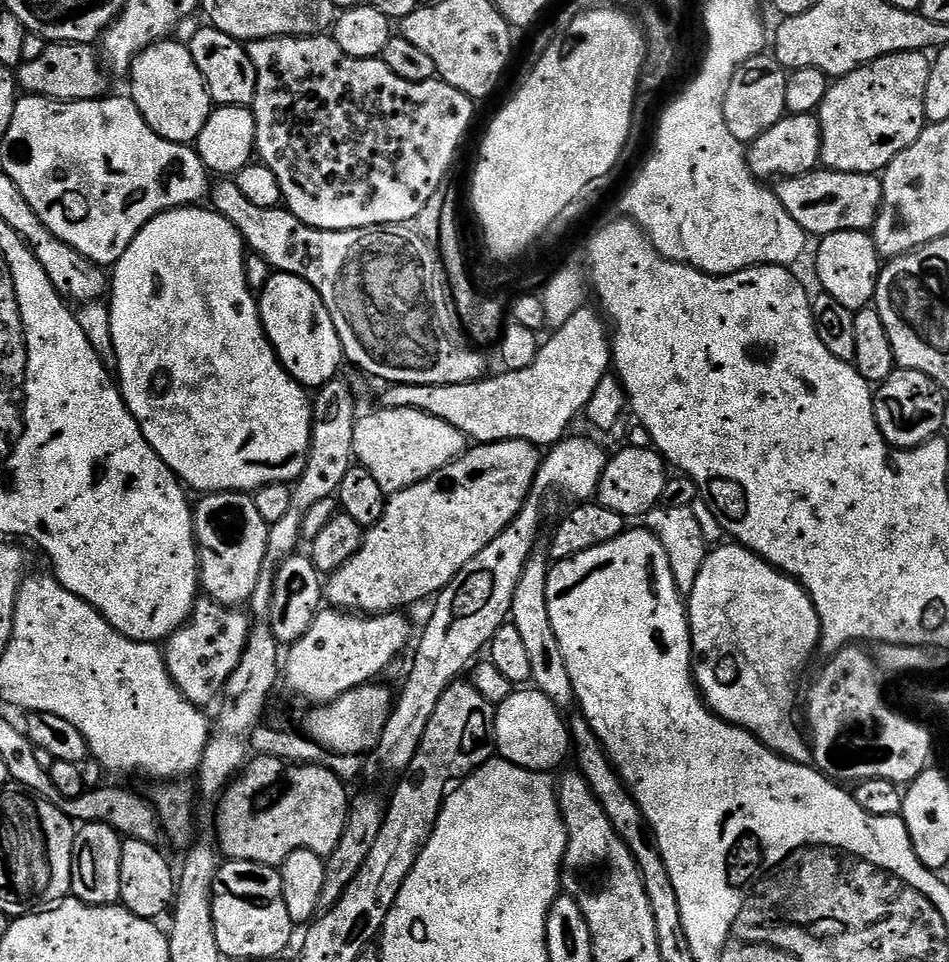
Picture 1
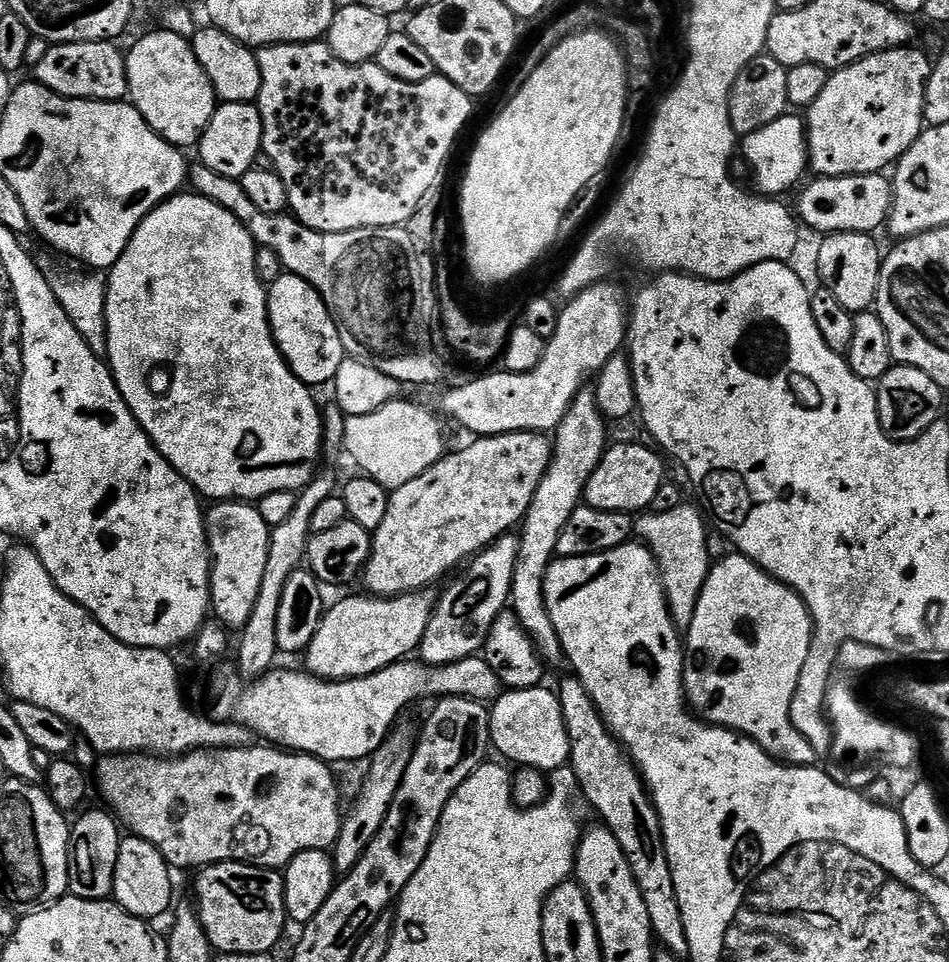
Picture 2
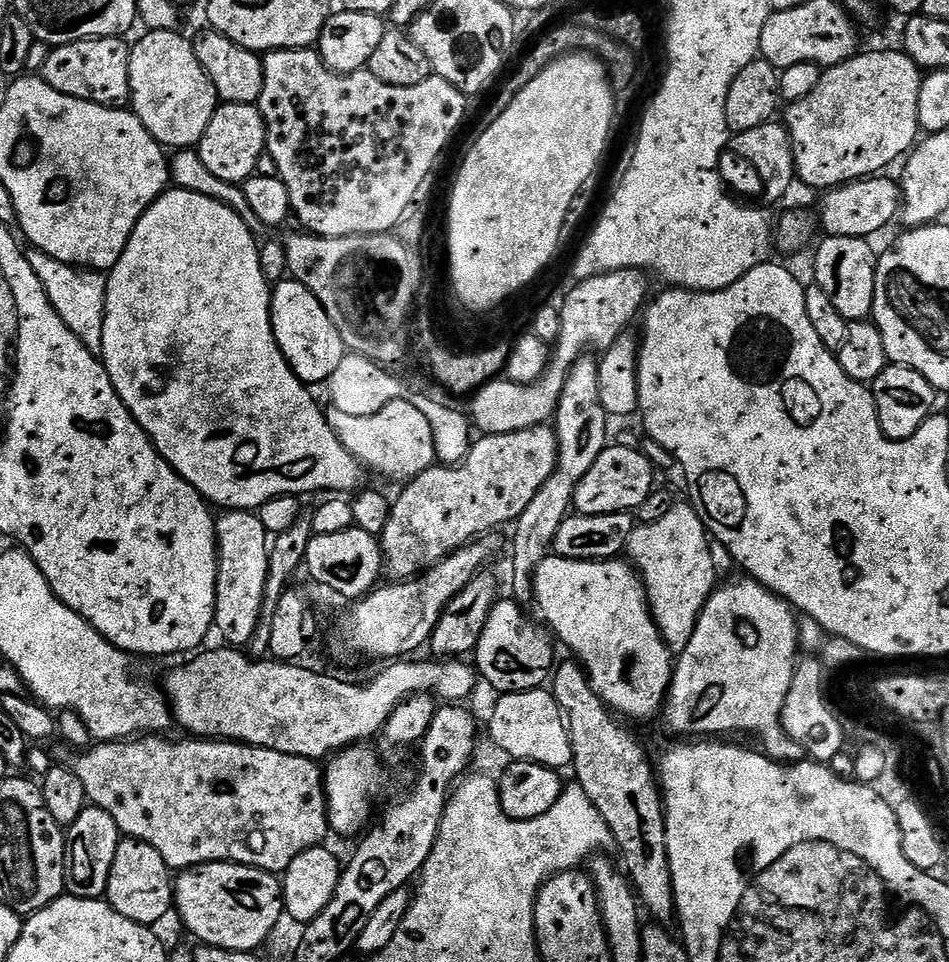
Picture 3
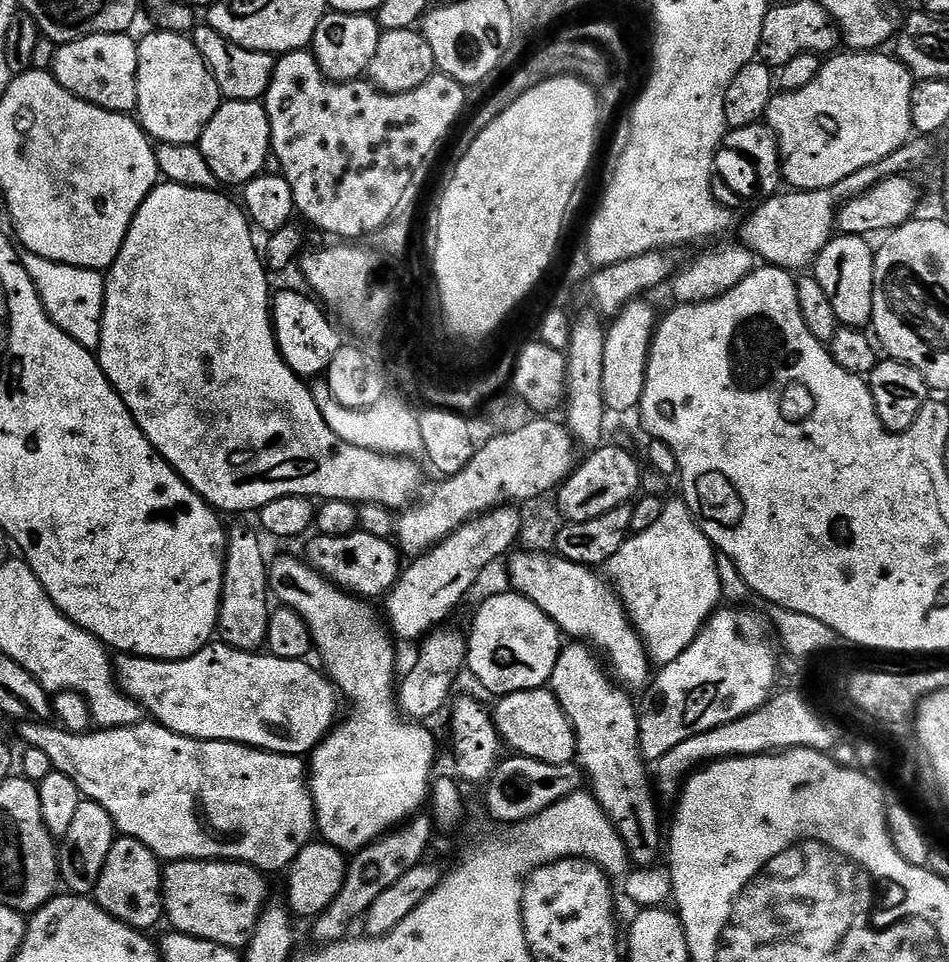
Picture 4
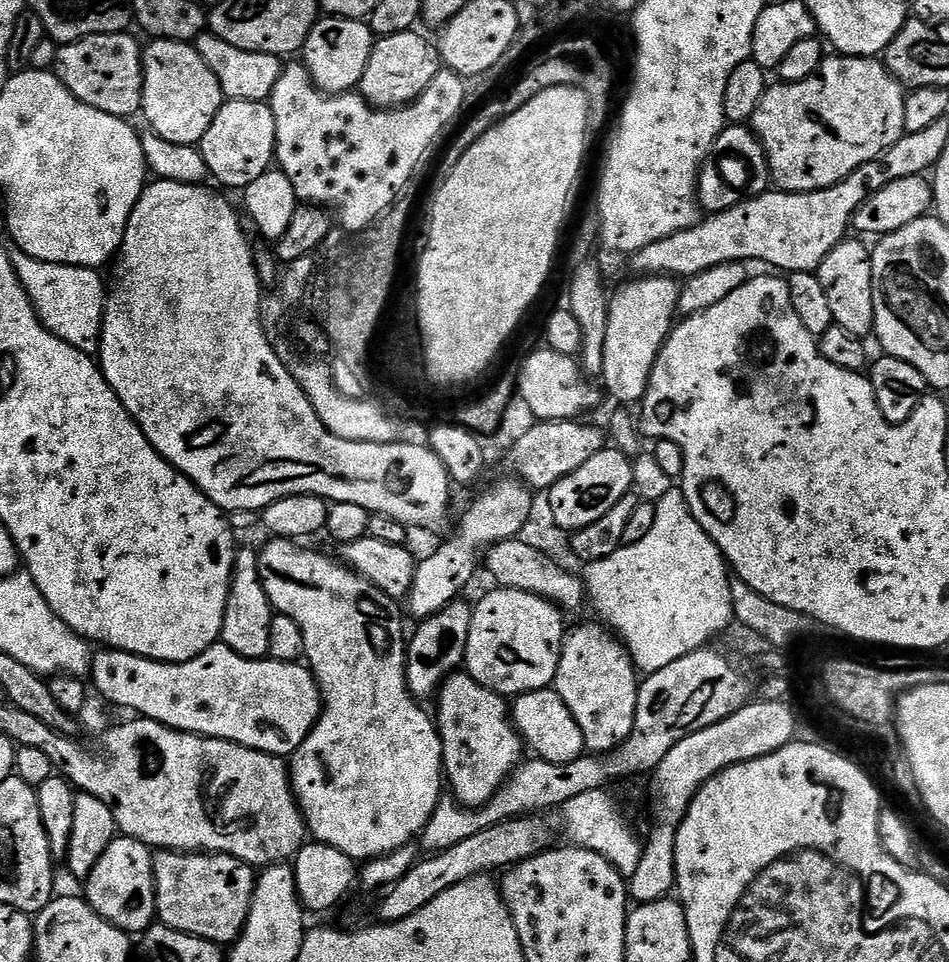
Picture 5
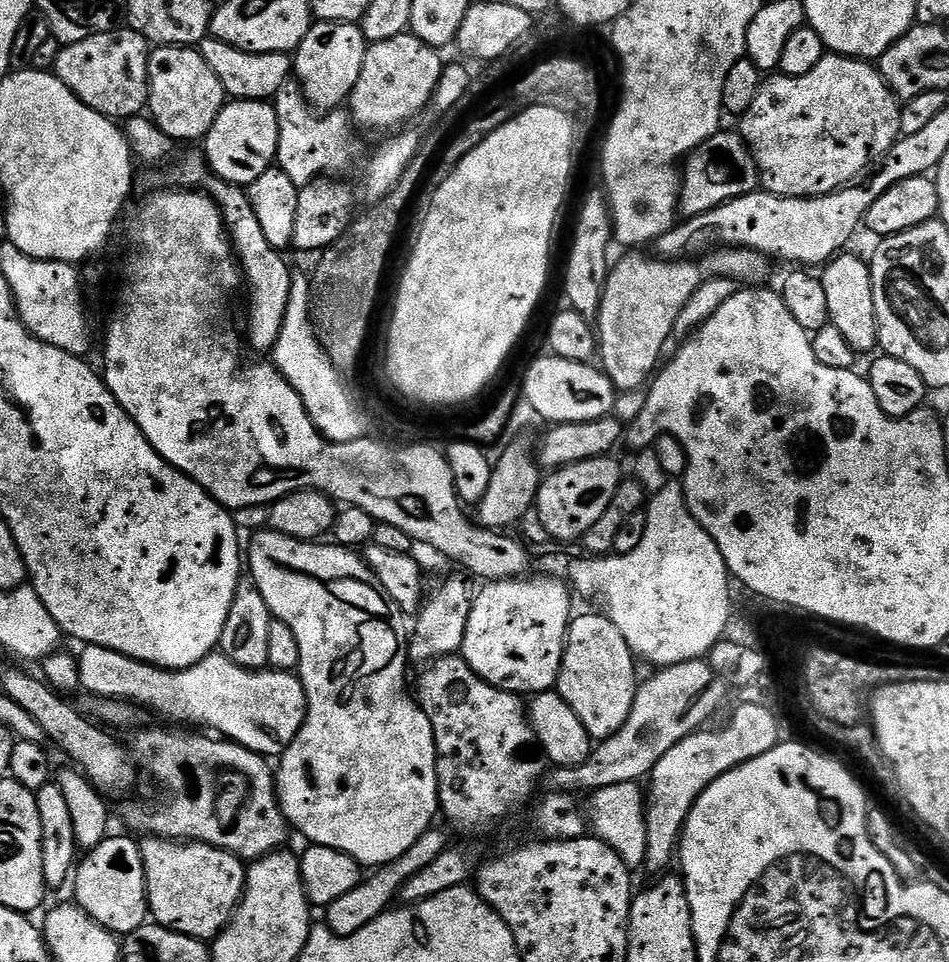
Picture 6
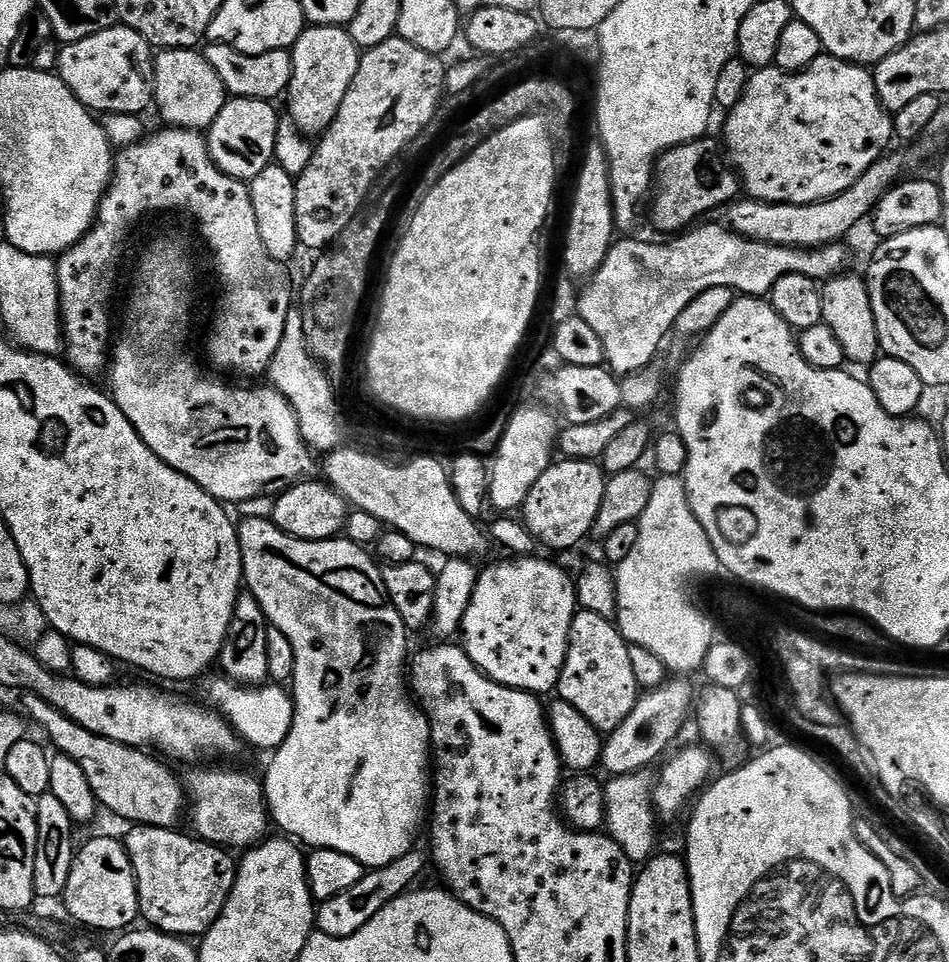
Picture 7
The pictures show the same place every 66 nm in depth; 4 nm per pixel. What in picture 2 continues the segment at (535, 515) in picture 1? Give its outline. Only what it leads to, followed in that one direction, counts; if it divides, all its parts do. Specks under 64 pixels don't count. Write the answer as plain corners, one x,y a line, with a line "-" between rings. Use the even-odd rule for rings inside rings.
516,534
499,536
490,547
471,557
463,571
455,577
457,580
438,596
418,649
421,661
434,667
446,666
477,655
483,649
490,626
494,626
494,622
509,607
519,541
520,537

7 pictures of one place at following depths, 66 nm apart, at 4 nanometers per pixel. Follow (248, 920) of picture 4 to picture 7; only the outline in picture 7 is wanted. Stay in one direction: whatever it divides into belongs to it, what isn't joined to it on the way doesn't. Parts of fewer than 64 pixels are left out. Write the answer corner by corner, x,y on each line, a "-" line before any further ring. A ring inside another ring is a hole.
137,824
129,829
122,839
134,866
140,916
148,919
145,921
151,927
169,936
203,937
222,914
236,881
238,864
233,853
176,828

